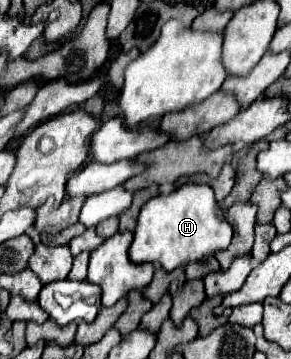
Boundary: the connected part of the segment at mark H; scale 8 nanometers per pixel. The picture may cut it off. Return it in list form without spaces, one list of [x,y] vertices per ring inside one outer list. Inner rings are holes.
[[[188,183],[176,187],[168,195],[156,195],[148,199],[138,215],[134,241],[130,247],[130,259],[134,263],[150,261],[166,271],[184,267],[192,261],[200,261],[206,255],[226,249],[232,239],[232,227],[226,221],[226,213],[214,199],[214,191],[208,185]]]

